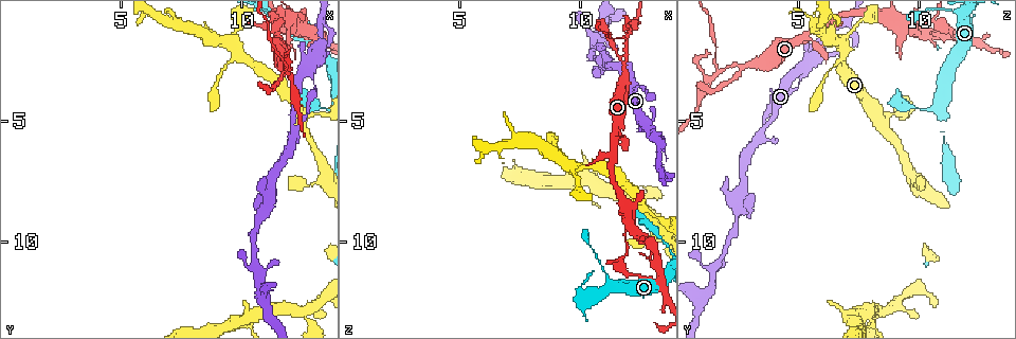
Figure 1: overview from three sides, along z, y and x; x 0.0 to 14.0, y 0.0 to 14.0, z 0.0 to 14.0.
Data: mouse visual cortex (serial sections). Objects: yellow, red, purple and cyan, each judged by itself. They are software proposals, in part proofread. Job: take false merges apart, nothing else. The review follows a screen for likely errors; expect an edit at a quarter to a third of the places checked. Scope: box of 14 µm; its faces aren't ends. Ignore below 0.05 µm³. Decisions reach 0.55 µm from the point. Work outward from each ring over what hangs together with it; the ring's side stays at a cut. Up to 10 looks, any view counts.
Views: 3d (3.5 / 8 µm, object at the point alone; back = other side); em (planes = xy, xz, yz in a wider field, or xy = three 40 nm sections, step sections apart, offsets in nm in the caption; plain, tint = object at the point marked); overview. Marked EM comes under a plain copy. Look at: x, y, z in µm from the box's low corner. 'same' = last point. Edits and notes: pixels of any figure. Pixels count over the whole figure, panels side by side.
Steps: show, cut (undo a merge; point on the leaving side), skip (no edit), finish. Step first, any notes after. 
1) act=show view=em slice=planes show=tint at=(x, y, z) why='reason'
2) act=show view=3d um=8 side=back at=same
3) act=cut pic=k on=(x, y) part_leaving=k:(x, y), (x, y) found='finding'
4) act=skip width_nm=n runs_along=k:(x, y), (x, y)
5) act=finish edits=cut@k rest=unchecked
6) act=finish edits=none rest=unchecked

act=show view=3d um=8 at=(12.2, 5.4, 3.6) why='three-way junction'

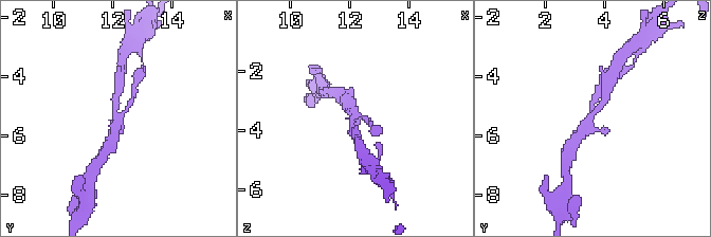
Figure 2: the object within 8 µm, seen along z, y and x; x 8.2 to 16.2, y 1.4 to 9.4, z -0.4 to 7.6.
act=show view=em slice=planes show=tint at=(12.2, 5.4, 3.5)

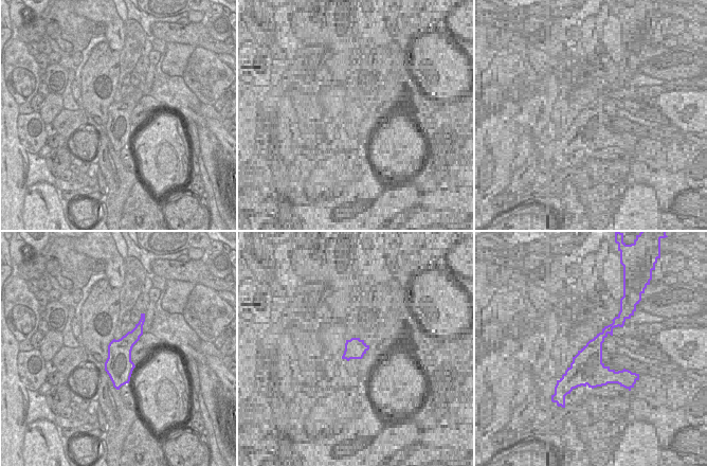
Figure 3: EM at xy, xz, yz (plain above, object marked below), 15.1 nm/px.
act=skip runs_along=2:(608, 91), (575, 142) found='all the same cell'

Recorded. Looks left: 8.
act=show view=3d um=8 at=(11.1, 8.3, 2.7) why='a narrow waist'

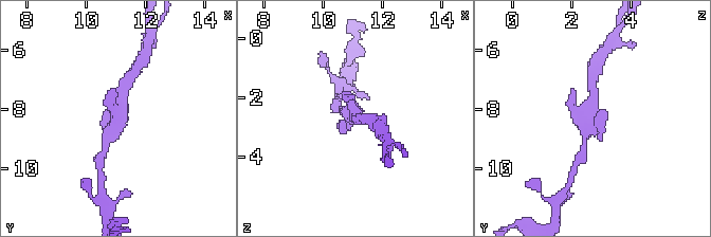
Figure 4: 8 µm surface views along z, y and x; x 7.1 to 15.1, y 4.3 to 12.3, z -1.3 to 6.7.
act=show view=3d um=3.5 at=(11.2, 8.3, 2.7)

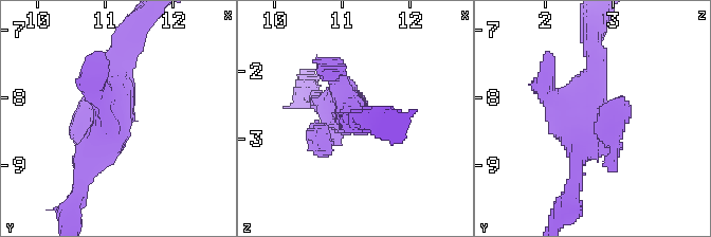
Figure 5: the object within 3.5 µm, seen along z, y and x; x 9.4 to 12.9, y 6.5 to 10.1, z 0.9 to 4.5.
act=show view=em slice=xy step=1 show=tint at=(11.15, 8.30, 2.65) arms=4 arm_widths_nm=250,250,300,450

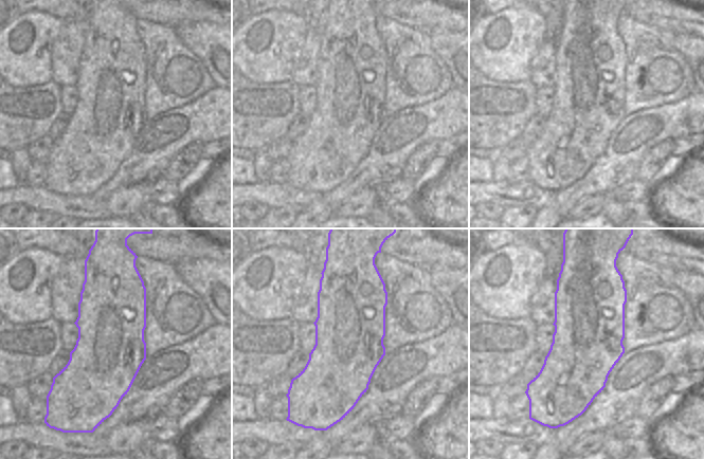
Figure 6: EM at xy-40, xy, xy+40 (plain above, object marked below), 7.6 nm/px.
act=skip width_nm=550 runs_along=5:(131, 35), (89, 162) found='continuous, no second cell'

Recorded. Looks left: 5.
act=show view=3d um=3.5 at=(11.8, 3.0, 1.7) why='three-way junction'

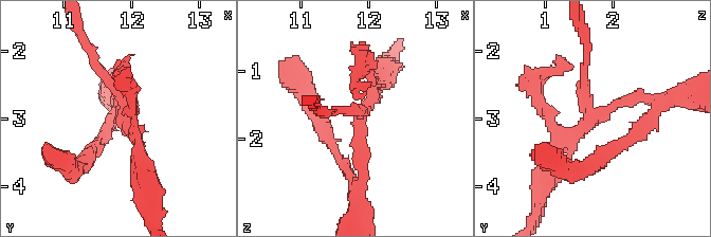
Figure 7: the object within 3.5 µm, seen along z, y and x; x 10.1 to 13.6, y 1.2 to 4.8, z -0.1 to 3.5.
act=show view=em slice=xy step=5 show=tint at=(11.90, 3.00, 1.65) arms=3 arm_widths_nm=150,200,200 why='now the EM'

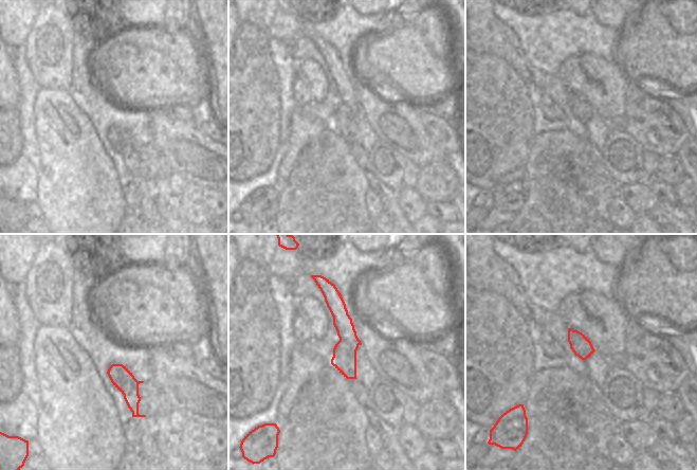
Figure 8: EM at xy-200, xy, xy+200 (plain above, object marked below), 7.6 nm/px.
act=cut pic=7 on=(584, 77) part_leaving=7:(589, 111), (581, 31) found='a second cell is stuck on'

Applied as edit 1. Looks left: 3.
act=show view=3d um=3.5 at=(12.0, 0.9, 9.4)

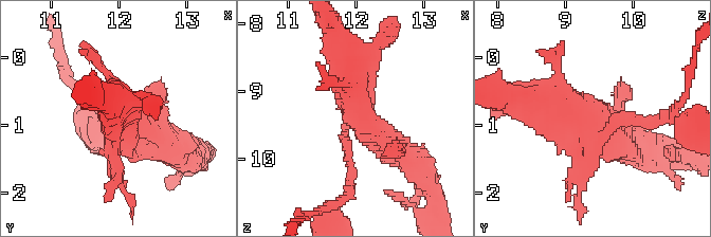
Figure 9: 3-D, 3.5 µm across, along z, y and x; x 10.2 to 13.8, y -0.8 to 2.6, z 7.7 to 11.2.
act=show view=em slice=xy step=3 show=tint at=(12.00, 1.00, 9.40) why='shape alone is not enough'

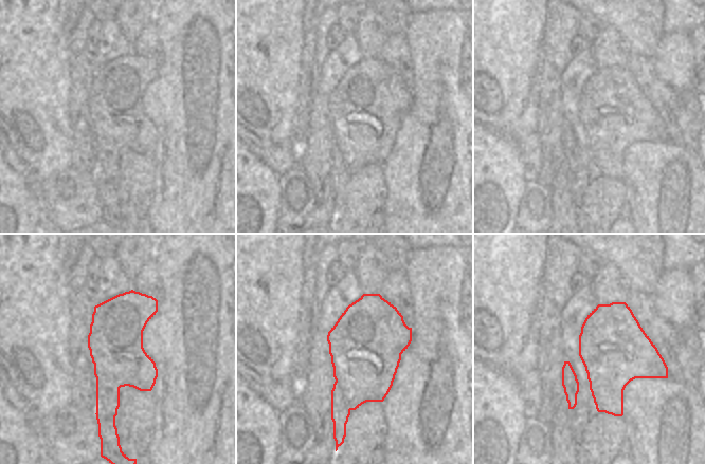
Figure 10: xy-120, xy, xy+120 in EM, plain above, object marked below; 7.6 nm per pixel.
act=cut pic=9 on=(66, 74) part_leaving=9:(344, 125), (353, 174), (334, 206) found='two cells meet here'

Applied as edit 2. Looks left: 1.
act=finish edits=cut@7,cut@9 rest=unchecked

